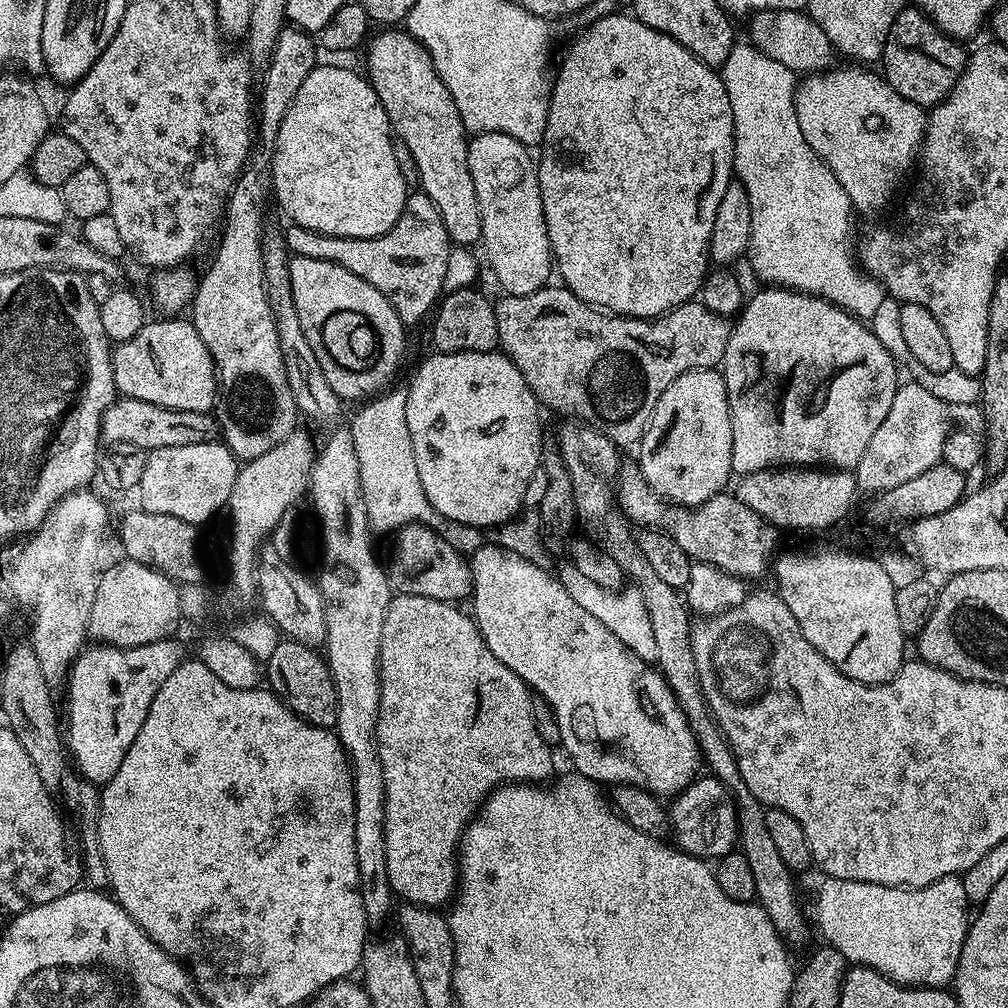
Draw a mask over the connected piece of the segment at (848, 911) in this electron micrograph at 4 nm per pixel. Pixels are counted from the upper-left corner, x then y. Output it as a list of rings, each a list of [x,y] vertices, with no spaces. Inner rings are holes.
[[[959,875],[938,878],[925,888],[887,888],[861,880],[843,880],[829,876],[820,884],[820,928],[831,947],[843,951],[849,965],[873,968],[883,976],[905,986],[944,988],[956,979],[956,967],[962,954],[964,935],[970,923],[970,905],[964,881]]]

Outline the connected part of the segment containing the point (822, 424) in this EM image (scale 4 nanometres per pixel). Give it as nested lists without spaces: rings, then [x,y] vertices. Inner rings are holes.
[[[779,286],[761,287],[761,292],[756,292],[747,297],[746,303],[742,311],[735,317],[732,324],[732,333],[728,339],[728,344],[724,348],[724,358],[722,361],[722,375],[724,385],[726,386],[726,394],[728,395],[728,409],[732,415],[732,471],[737,477],[745,476],[751,472],[758,470],[766,470],[767,468],[782,468],[785,466],[823,466],[828,470],[854,470],[859,465],[863,454],[866,453],[866,446],[870,443],[870,438],[877,433],[878,426],[885,421],[886,414],[889,413],[890,406],[893,405],[894,394],[898,387],[898,379],[896,380],[896,364],[892,361],[892,356],[888,353],[888,348],[868,329],[869,325],[861,319],[856,319],[850,313],[839,308],[837,304],[831,304],[828,300],[823,300],[820,296],[810,296],[807,292],[793,292],[791,288],[781,288]]]

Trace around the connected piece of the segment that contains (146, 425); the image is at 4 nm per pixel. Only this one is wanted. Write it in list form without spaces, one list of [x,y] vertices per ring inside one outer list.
[[[127,398],[113,400],[112,405],[100,417],[100,435],[105,445],[134,442],[134,446],[142,446],[148,452],[166,446],[207,444],[217,432],[215,415],[194,410],[170,410],[166,406],[154,406],[154,402]]]

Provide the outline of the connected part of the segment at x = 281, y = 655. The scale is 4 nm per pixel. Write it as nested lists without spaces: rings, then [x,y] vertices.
[[[281,639],[266,662],[266,684],[296,716],[329,730],[336,727],[336,691],[327,659],[315,647]]]

